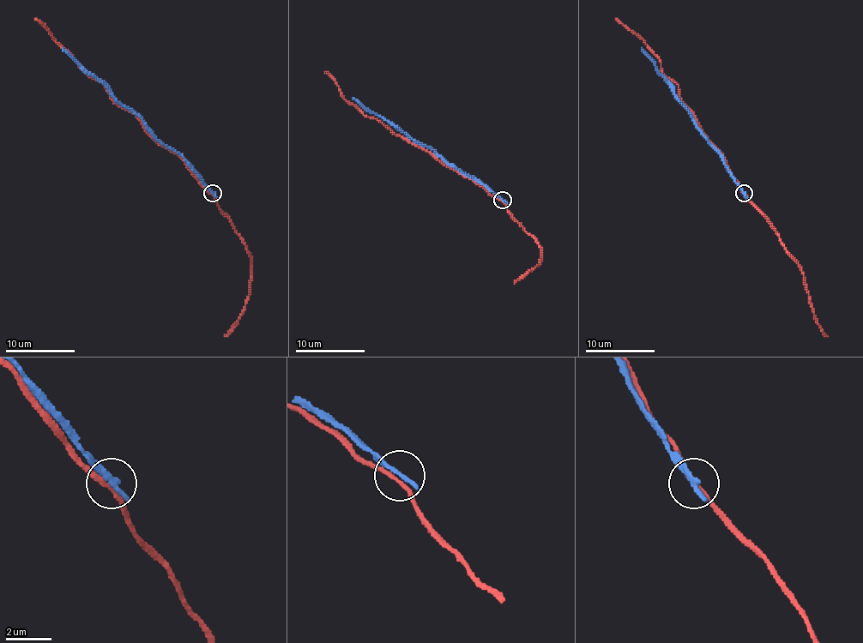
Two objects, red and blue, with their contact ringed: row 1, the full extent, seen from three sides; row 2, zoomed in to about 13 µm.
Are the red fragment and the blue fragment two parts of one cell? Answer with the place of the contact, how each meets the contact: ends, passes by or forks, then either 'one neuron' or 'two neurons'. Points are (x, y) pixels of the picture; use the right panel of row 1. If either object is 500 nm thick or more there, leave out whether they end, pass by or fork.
(744, 193) | red passes by | blue ends | two neurons

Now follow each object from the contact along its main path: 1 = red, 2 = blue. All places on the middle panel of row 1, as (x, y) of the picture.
1: (502, 200), (405, 137), (394, 134), (377, 118), (365, 117), (342, 96), (336, 84), (324, 71)
2: (502, 200), (469, 174), (451, 167), (437, 153), (415, 142), (378, 115), (366, 111), (353, 98)

